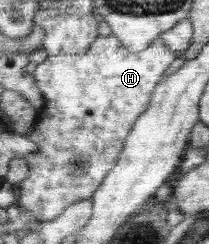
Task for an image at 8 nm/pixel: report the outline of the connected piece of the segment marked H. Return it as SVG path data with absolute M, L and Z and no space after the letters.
M112 34L93 42L83 54L52 55L38 64L32 75L37 87L47 98L47 103L39 111L41 117L36 124L36 131L27 136L39 145L39 152L24 157L30 171L27 178L17 186L18 207L31 213L35 222L48 222L73 202L91 199L104 179L115 169L132 128L152 105L156 86L163 81L161 76L175 61L177 54L165 47L160 38L143 51L129 51L129 47L125 47L125 43Z

